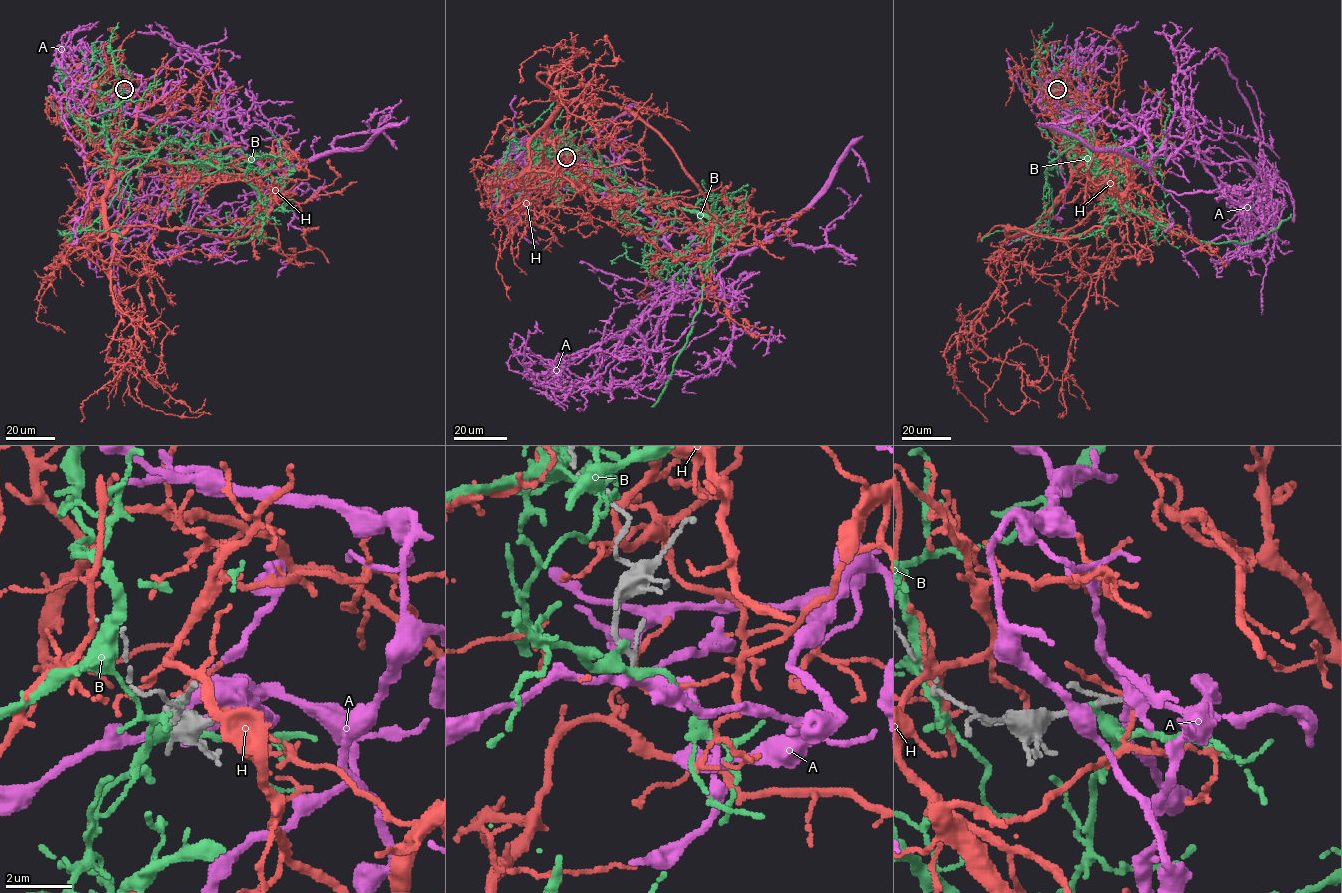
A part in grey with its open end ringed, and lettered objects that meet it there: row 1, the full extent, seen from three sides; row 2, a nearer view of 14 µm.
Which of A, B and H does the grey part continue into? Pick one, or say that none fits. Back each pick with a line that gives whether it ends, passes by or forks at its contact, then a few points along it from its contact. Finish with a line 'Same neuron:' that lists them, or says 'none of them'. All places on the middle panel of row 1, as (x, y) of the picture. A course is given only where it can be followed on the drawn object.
Same neuron: none of them

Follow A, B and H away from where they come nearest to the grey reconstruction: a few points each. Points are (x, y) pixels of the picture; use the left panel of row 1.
A: (125, 89), (137, 94), (118, 111), (221, 128), (243, 148), (201, 174), (235, 143), (286, 142), (251, 79)
B: (124, 89), (103, 116), (114, 154), (213, 164), (242, 176), (264, 205), (242, 243), (228, 243), (205, 213)
H: (125, 88), (143, 97), (114, 146), (90, 249), (133, 271), (144, 310), (115, 379), (125, 343), (157, 388)

